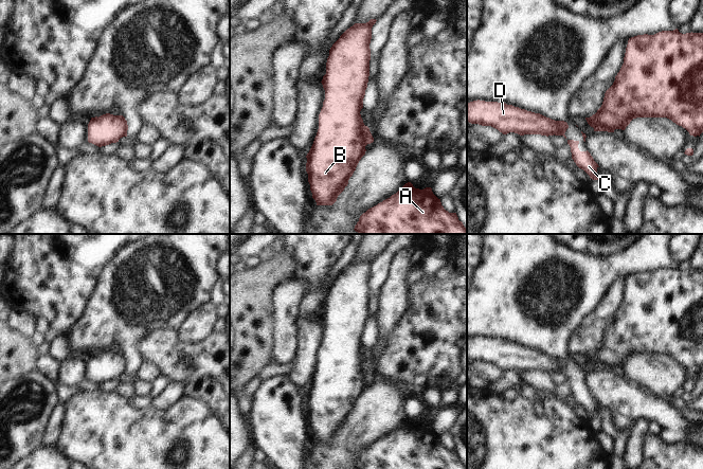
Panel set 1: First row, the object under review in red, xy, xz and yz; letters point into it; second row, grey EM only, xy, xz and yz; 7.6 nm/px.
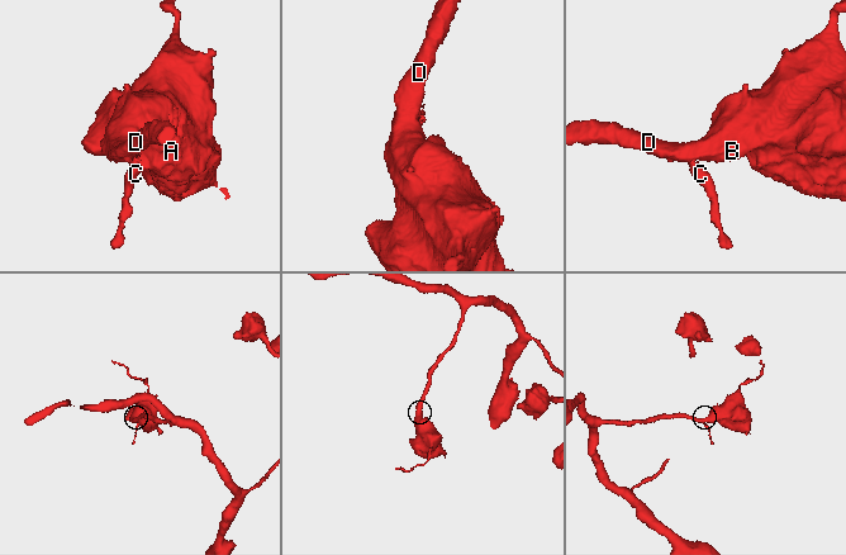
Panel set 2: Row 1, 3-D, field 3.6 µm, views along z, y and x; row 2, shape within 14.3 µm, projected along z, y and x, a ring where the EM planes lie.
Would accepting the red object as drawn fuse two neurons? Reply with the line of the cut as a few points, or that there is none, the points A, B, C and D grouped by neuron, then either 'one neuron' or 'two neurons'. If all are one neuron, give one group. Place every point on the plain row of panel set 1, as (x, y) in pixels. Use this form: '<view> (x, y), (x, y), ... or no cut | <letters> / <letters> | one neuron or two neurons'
xz (366, 321), (361, 336), (361, 344) | A B D / C | two neurons

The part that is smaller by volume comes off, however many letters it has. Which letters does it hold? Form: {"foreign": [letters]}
{"foreign": ["C"]}

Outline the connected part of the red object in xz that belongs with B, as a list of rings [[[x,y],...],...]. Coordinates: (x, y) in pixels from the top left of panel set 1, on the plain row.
[[[376,256],[355,260],[347,266],[329,287],[326,311],[322,322],[325,337],[319,351],[319,366],[307,391],[306,409],[312,435],[317,443],[332,443],[348,421],[356,404],[365,392],[365,383],[374,379],[369,365],[364,362],[360,348],[361,336],[369,313],[372,265]]]

